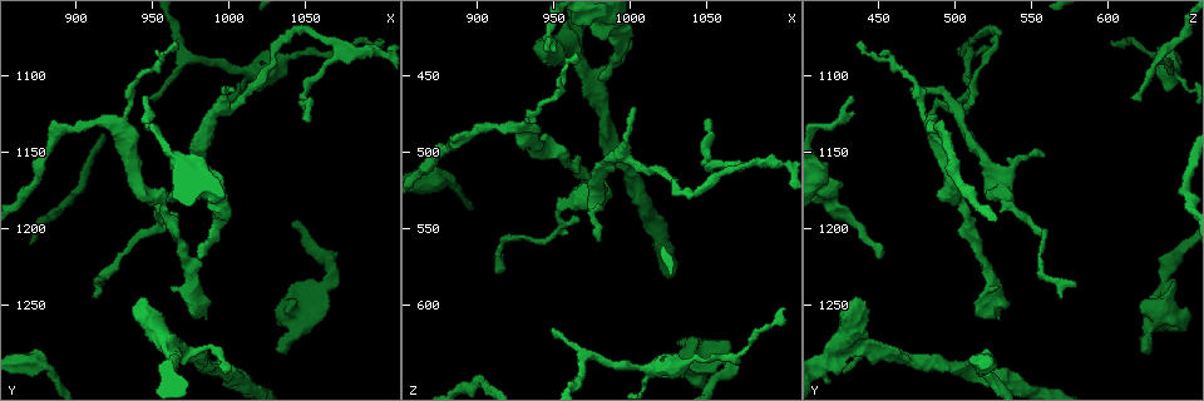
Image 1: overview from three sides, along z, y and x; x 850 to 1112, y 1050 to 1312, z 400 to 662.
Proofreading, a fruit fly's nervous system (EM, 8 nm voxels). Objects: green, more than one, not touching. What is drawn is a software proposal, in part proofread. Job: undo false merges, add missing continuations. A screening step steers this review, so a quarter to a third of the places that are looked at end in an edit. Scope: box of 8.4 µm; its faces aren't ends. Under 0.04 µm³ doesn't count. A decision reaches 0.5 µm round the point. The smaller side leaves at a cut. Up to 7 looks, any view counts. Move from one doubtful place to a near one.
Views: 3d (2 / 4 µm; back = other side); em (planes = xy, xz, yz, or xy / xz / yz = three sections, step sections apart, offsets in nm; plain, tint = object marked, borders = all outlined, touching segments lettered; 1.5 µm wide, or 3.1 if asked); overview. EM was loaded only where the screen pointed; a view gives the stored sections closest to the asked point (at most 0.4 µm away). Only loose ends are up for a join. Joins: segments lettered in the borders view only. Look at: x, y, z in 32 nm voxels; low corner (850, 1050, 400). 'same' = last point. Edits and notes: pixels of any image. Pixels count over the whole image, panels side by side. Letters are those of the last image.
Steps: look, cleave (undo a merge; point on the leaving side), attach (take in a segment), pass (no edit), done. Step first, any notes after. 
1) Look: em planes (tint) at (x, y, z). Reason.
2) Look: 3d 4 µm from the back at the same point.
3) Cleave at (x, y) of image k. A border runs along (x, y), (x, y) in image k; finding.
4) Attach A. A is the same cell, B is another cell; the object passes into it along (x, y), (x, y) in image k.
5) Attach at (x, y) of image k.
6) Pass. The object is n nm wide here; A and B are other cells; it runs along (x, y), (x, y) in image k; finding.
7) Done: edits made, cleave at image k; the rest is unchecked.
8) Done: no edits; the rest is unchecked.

Look: em yz step 8 (tint) at (878, 1290, 518). Thick turns thin.

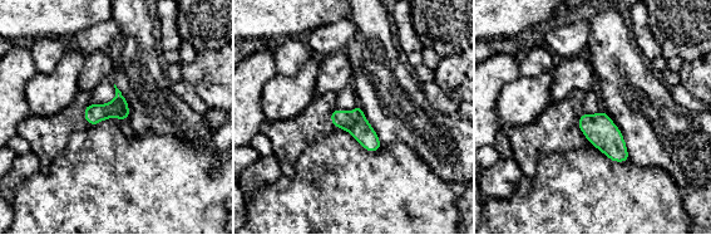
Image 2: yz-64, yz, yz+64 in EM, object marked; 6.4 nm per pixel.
Look: em planes (tint) at the same point.

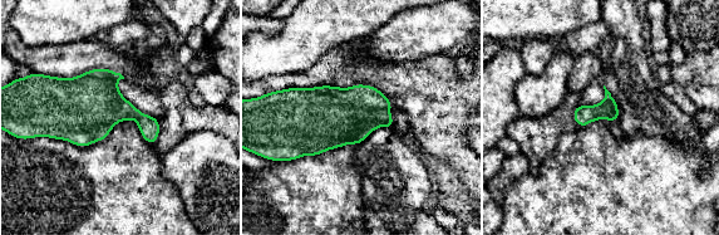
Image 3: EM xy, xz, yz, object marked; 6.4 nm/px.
Look: em planes (borders) at the same point.

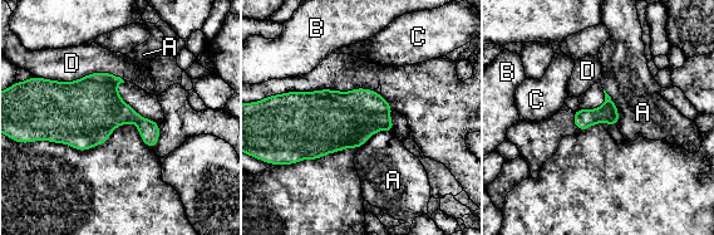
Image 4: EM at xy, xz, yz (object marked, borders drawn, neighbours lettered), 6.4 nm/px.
Pass. A, B, C and D are other cells; a border runs along (604, 88), (616, 107), (618, 126) in image 4; continuous, no second cell.

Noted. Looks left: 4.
Look: em yz step 4 (tint) at (1036, 1282, 624).

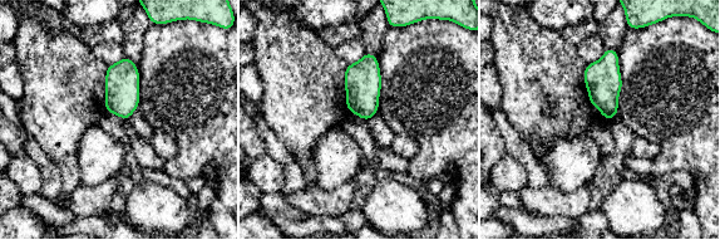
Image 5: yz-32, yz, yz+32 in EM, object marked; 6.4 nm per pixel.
Look: em yz step 4 (borders) at the same point. What lies round it.

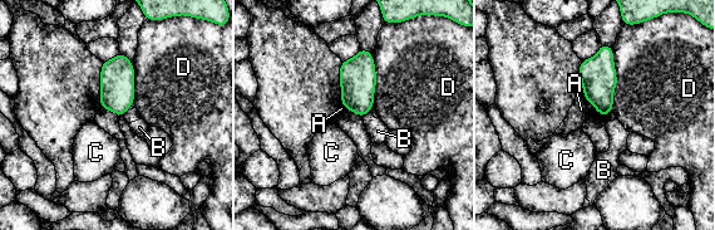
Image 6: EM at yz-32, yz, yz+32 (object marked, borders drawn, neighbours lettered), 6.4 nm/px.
Pass. A, B, C and D are other cells; a border runs along (581, 83), (583, 97), (601, 116) in image 6; none of them fits.

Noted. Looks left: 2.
Look: em planes (borders) at (1072, 1082, 512). Sharp bend.

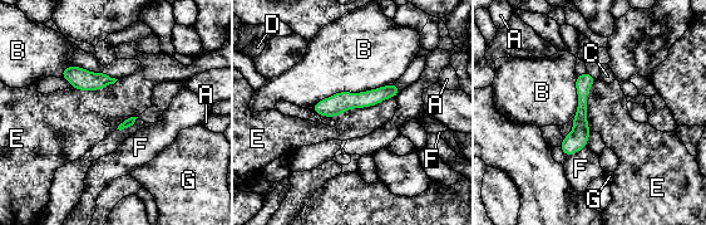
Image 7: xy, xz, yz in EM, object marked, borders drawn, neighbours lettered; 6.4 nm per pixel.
Pass. A, B, C, D, E, F and G are other cells; a border runs along (395, 97), (321, 116) in image 7; continuous, no second cell.

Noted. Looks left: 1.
Done: no edits; the rest is unchecked.

